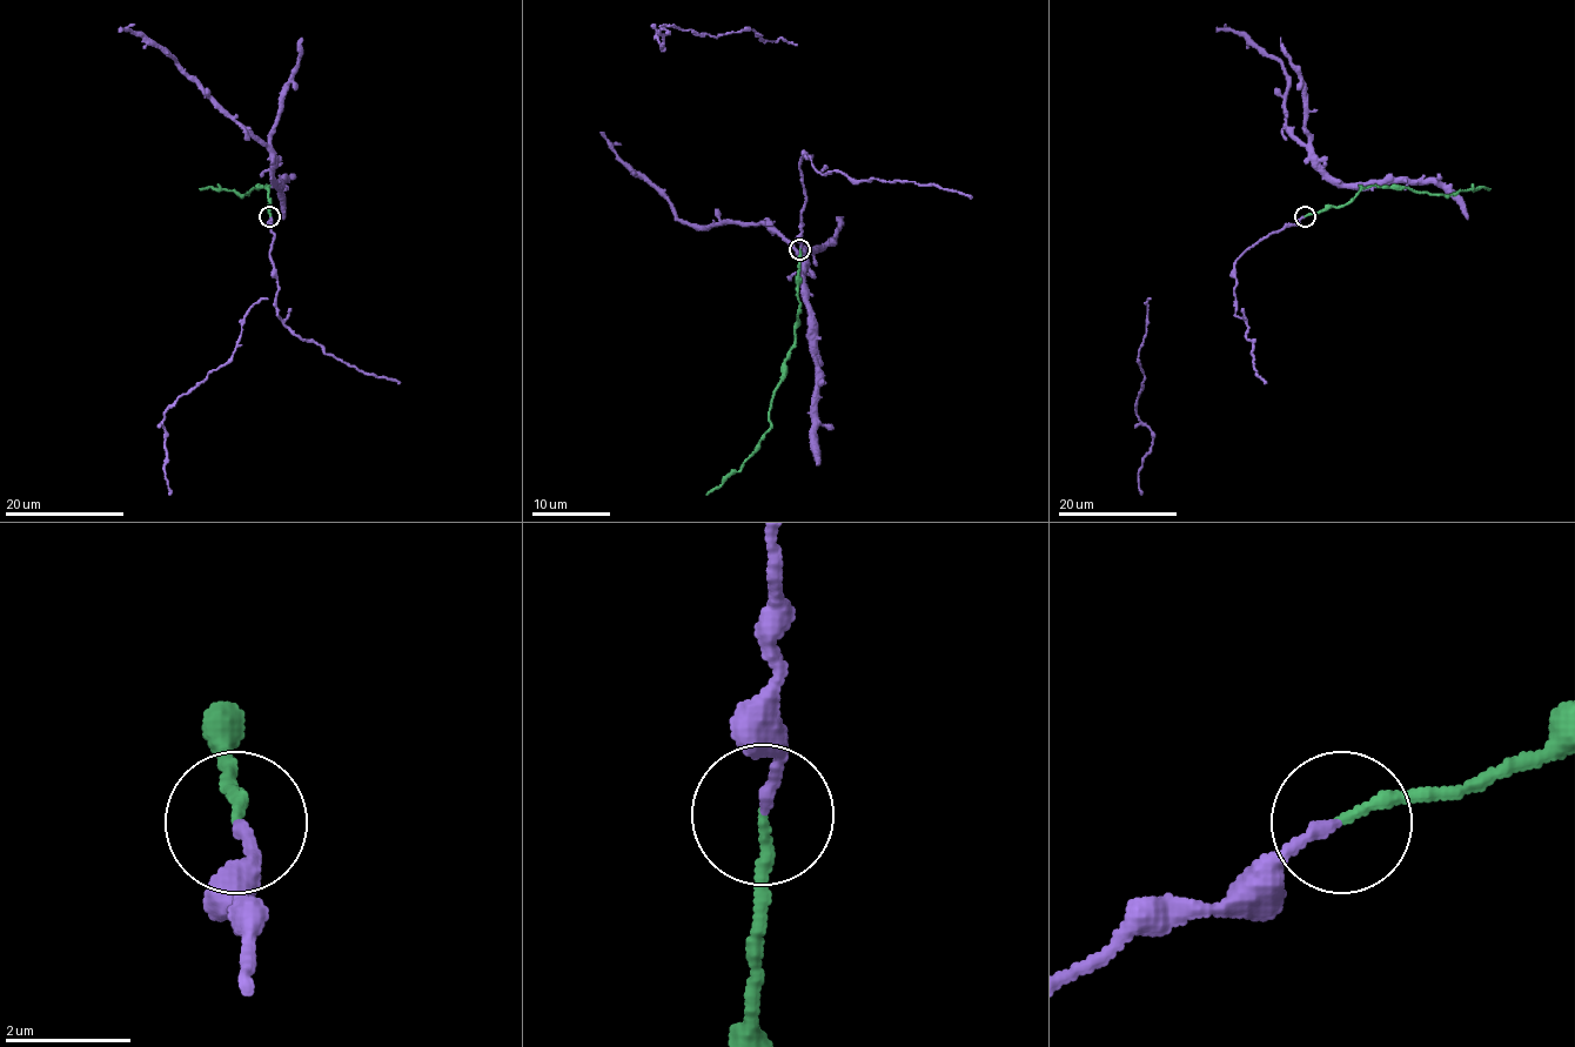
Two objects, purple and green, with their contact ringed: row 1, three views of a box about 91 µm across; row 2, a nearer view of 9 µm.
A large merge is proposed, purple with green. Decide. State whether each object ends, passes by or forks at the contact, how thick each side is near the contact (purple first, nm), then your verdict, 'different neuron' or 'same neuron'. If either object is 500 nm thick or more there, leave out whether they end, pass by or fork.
purple ends | green ends | 170/170 nm | same neuron

